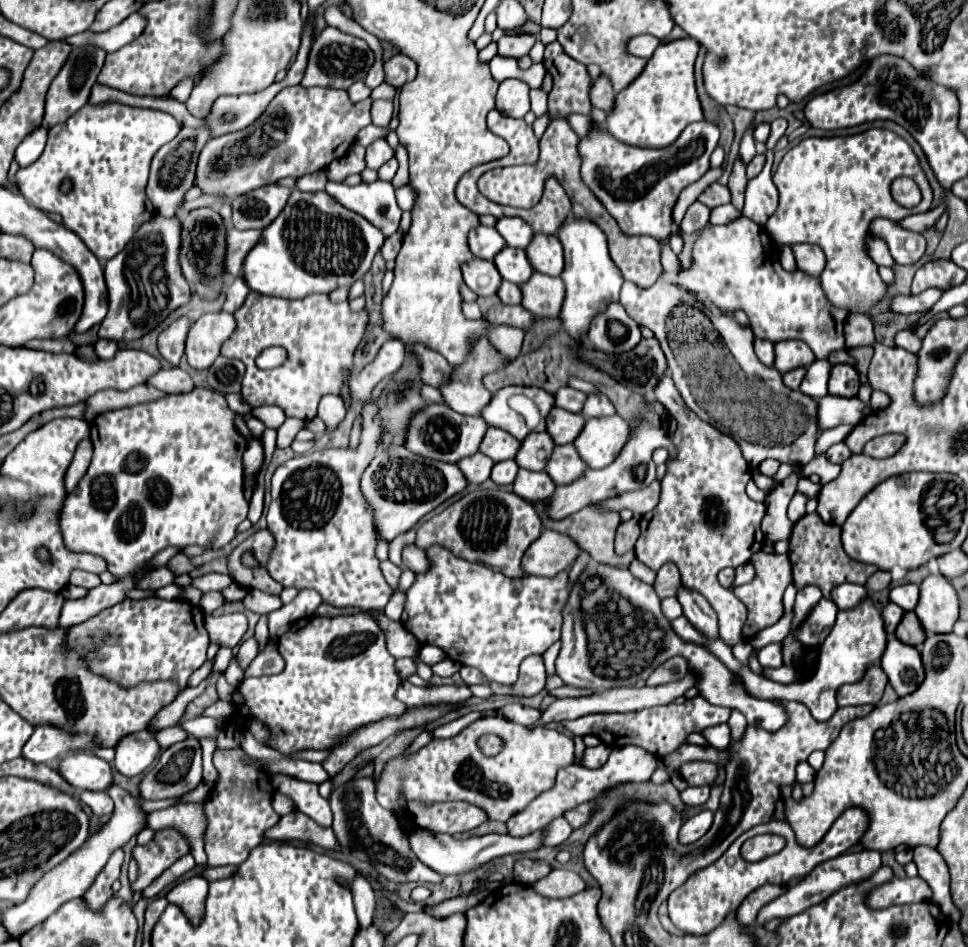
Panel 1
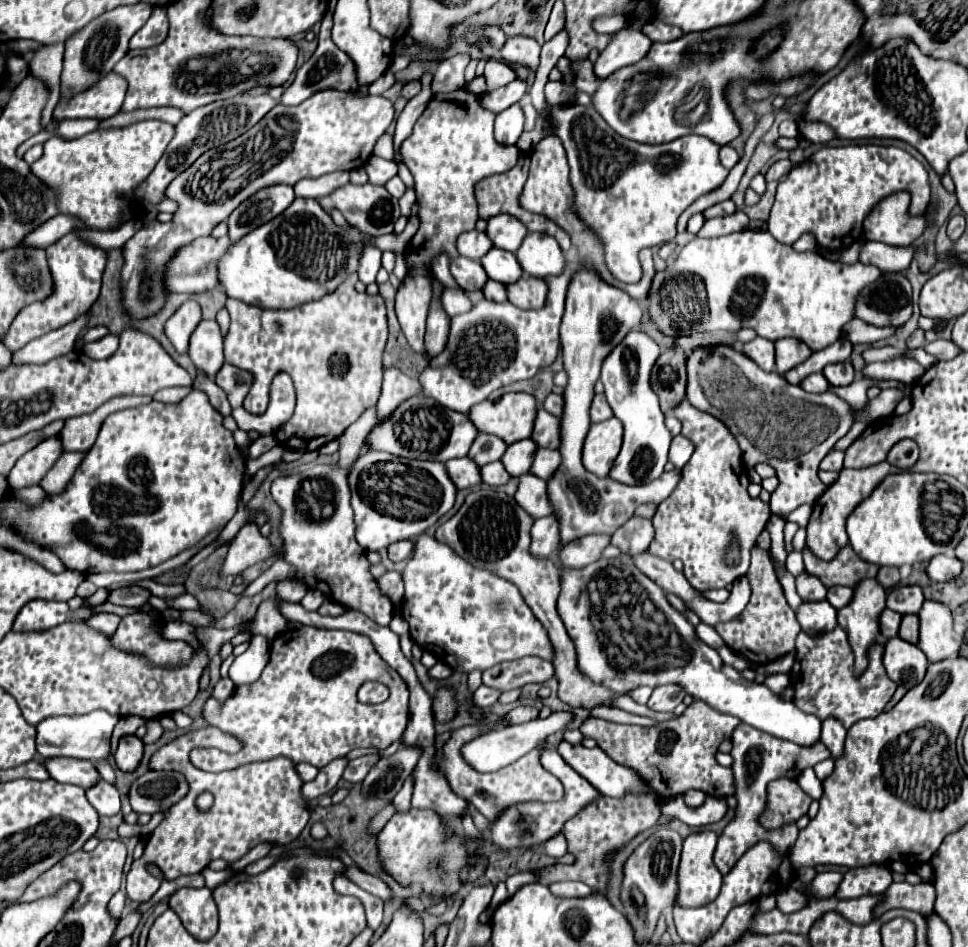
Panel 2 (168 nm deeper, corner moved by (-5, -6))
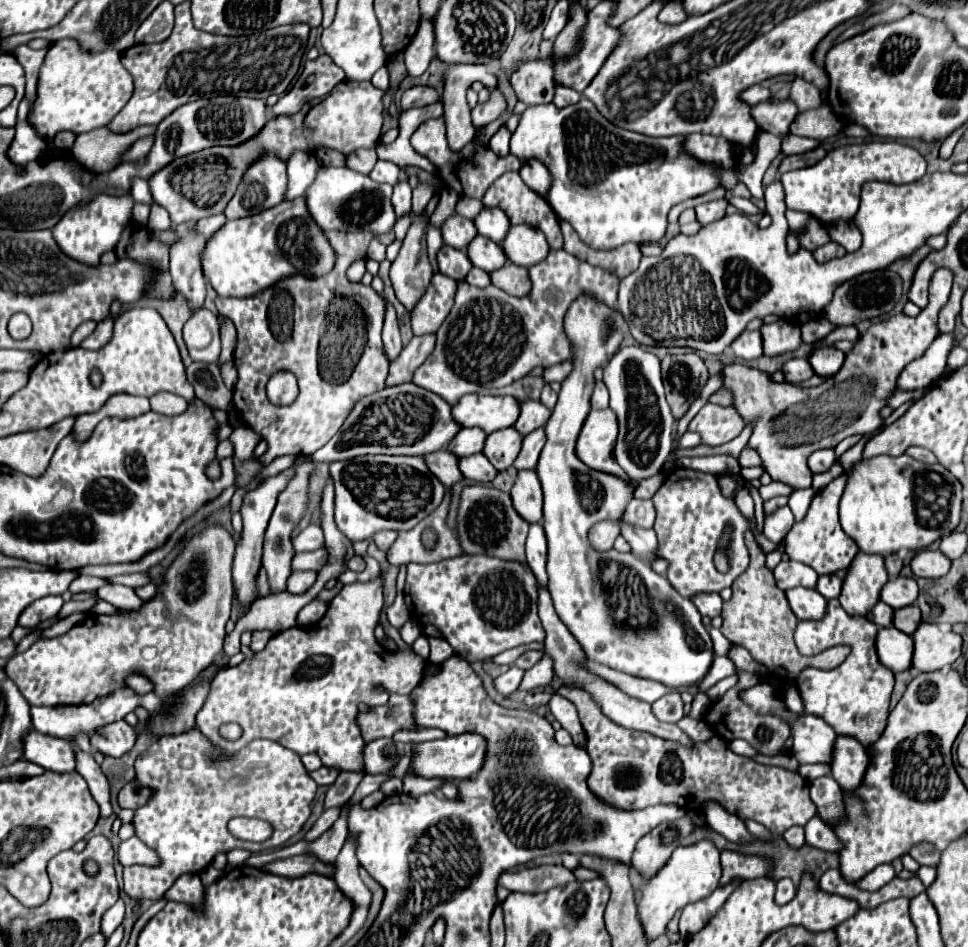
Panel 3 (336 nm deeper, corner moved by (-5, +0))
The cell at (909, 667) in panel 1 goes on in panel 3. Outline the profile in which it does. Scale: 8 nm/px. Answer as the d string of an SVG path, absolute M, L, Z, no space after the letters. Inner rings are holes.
M894 626L880 628L876 634L876 652L886 668L892 672L902 672L910 670L914 644L908 634L896 630Z

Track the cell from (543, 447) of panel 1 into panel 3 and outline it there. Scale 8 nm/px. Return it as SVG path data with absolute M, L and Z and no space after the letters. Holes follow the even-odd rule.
M502 428L486 436L482 454L496 470L506 470L522 448L522 436L514 428Z

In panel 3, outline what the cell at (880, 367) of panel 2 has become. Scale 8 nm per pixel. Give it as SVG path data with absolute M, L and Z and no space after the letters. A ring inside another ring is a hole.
M932 298L926 310L914 318L900 312L884 322L872 324L854 342L842 368L816 388L798 388L788 382L774 384L764 372L742 364L724 368L726 386L734 390L734 408L744 416L744 420L756 424L750 436L750 448L760 454L762 468L772 476L772 480L786 482L794 486L794 490L810 488L812 472L806 460L812 452L834 448L848 436L868 434L880 428L880 410L896 392L902 368L922 356L938 336L938 310L942 306L944 300Z

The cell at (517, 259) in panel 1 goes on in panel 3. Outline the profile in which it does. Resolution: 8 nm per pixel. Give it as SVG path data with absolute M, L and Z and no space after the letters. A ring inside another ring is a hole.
M476 236L470 242L470 246L466 248L466 254L474 266L478 266L486 272L502 268L506 264L506 256L504 256L502 248L484 236Z

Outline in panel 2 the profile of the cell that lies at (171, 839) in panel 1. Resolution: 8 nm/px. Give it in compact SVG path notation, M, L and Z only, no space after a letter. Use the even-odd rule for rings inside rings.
M192 730L178 740L162 746L150 760L152 770L180 770L186 774L190 792L176 806L166 810L166 818L150 834L142 858L134 860L128 876L128 898L146 902L154 896L160 882L146 872L146 864L154 862L166 876L174 880L182 874L196 874L208 866L210 860L222 858L236 862L250 848L264 840L278 844L292 842L306 826L310 814L300 798L302 780L294 772L294 762L288 758L272 758L266 762L252 762L226 772L204 772L190 762L190 752L198 744L198 730ZM202 792L212 792L214 804L210 810L196 810L196 798Z

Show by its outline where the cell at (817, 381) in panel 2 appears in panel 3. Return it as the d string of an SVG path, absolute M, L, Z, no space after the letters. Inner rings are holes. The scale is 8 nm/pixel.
M790 358L782 364L782 372L784 372L784 380L790 384L798 384L802 380L808 380L810 376L814 376L814 370L810 368L806 358Z

